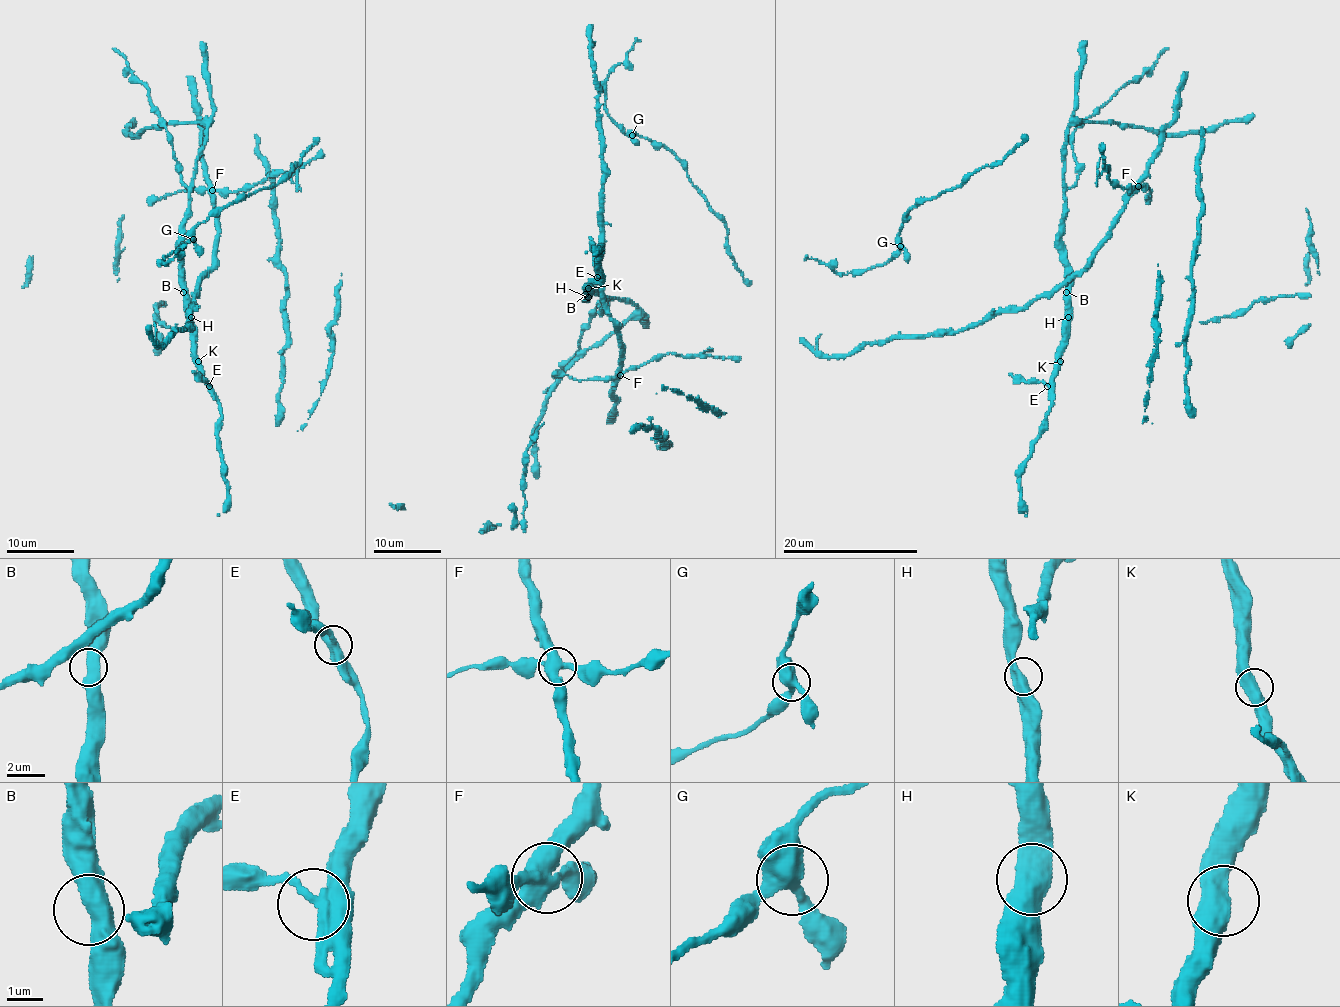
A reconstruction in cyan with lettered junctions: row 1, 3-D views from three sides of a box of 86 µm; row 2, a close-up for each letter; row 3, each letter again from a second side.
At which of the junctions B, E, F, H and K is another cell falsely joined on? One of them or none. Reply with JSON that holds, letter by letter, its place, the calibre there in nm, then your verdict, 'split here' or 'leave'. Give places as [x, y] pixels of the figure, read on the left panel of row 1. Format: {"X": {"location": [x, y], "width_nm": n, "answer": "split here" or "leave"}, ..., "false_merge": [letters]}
{"B": {"location": [183, 292], "width_nm": 550, "answer": "leave"}, "E": {"location": [209, 386], "width_nm": 380, "answer": "leave"}, "F": {"location": [212, 190], "width_nm": 480, "answer": "leave"}, "H": {"location": [191, 317], "width_nm": 550, "answer": "leave"}, "K": {"location": [198, 361], "width_nm": 550, "answer": "leave"}, "false_merge": []}

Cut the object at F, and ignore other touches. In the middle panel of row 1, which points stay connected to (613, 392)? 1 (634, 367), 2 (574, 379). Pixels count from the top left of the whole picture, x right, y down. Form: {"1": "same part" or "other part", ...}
{"1": "other part", "2": "other part"}

